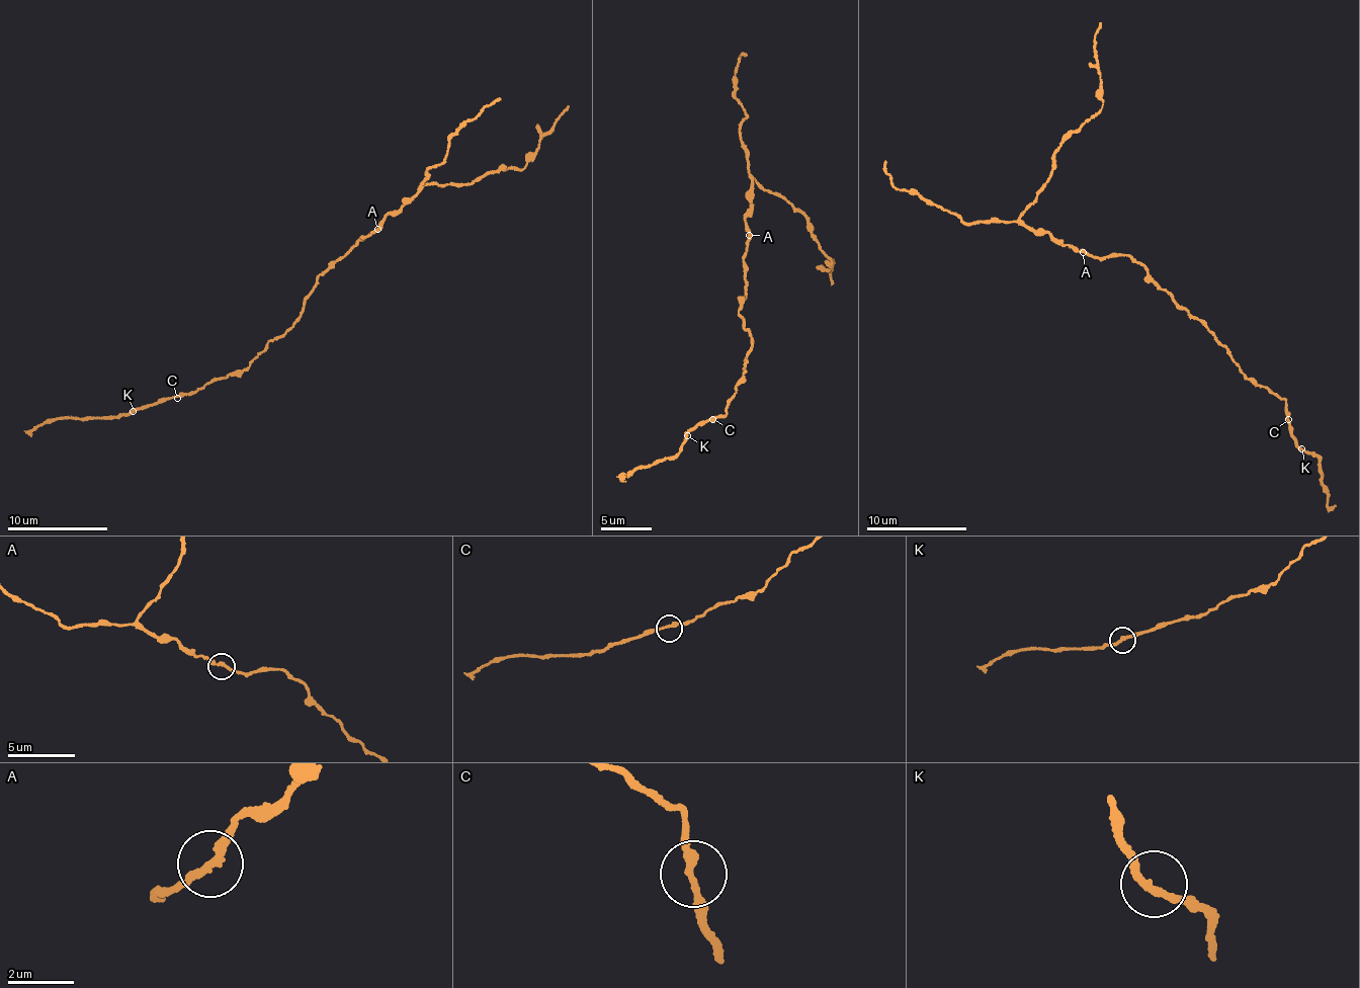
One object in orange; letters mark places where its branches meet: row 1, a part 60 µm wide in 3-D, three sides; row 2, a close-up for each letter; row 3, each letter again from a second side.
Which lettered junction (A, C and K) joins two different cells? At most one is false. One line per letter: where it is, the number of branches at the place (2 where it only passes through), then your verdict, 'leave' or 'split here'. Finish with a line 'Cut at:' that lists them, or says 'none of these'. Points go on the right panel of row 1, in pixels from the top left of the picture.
A: (1083, 252) | 2 | leave
C: (1288, 419) | 2 | leave
K: (1301, 448) | 2 | leave
Cut at: none of these

